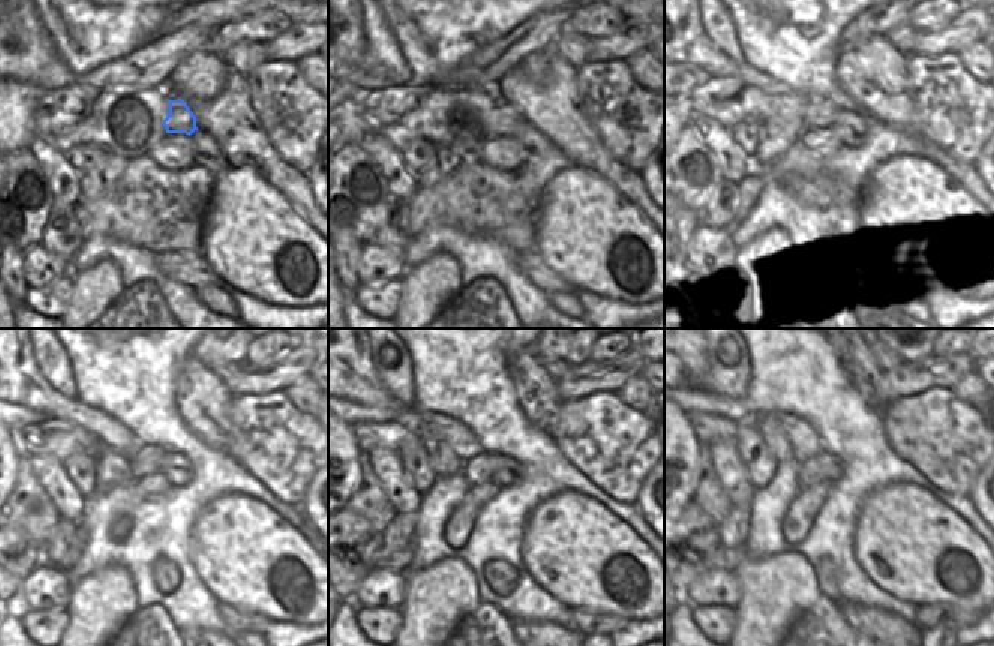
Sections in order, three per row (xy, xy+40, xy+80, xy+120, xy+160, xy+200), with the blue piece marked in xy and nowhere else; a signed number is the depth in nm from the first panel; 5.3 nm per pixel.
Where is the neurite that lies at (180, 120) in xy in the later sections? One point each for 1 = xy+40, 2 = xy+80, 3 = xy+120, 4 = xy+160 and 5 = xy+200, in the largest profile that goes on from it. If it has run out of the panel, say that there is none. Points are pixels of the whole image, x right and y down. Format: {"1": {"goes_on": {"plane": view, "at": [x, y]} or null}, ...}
{"1": {"goes_on": {"plane": "xy+40", "at": [505, 120]}}, "2": {"goes_on": {"plane": "xy+80", "at": [819, 120]}}, "3": {"goes_on": {"plane": "xy+120", "at": [146, 460]}}, "4": {"goes_on": {"plane": "xy+160", "at": [477, 469]}}, "5": {"goes_on": {"plane": "xy+200", "at": [811, 471]}}}

